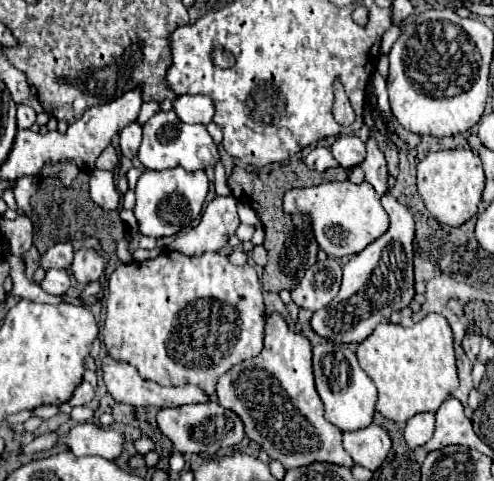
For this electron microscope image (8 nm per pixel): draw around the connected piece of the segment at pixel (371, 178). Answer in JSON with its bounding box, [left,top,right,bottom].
[362,135,388,195]

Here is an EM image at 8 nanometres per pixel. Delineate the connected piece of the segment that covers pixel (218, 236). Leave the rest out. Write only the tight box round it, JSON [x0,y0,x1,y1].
[170,195,238,257]

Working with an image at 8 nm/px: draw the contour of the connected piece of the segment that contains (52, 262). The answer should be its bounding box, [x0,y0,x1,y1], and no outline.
[40,243,74,271]

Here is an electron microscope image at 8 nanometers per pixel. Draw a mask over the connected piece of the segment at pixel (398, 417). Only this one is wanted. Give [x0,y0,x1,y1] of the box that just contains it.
[358,315,458,421]

